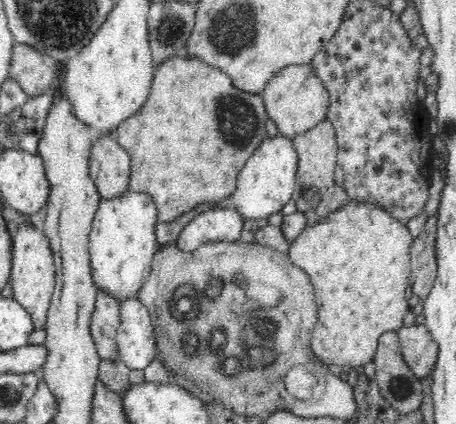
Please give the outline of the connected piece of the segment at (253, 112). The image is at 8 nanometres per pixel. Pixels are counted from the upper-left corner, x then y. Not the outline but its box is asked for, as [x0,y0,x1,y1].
[114,51,267,222]

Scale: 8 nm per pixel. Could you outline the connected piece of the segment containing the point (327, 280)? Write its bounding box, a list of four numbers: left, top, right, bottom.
[286,197,414,369]

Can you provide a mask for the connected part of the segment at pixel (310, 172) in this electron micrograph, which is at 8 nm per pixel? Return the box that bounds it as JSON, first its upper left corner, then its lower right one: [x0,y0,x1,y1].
[290,116,337,213]

